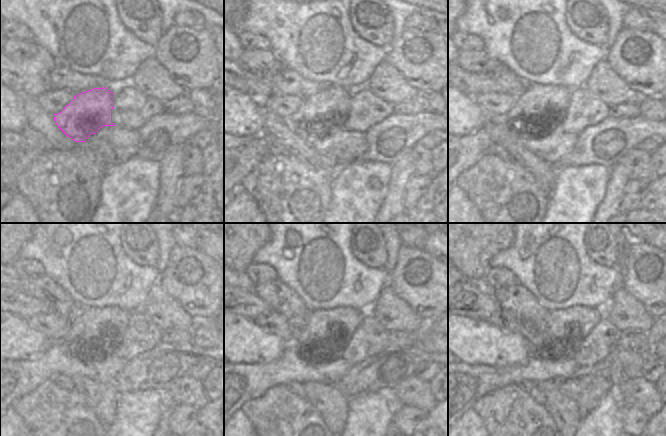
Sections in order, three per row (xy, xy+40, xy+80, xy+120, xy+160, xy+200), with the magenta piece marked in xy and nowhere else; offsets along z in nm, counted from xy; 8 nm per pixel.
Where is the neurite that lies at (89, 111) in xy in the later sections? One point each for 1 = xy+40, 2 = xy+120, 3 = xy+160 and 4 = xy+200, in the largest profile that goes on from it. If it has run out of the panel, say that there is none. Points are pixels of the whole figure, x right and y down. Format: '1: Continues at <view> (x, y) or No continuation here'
1: Continues at xy+40 (317, 113)
2: Continues at xy+120 (94, 334)
3: Continues at xy+160 (326, 334)
4: Continues at xy+200 (566, 327)

